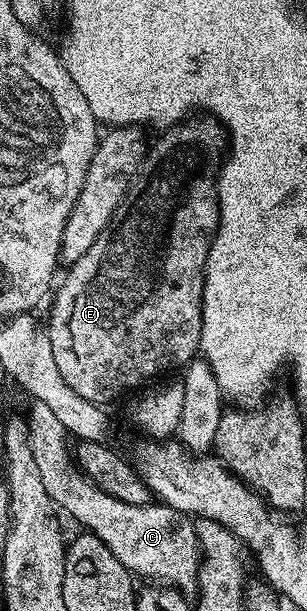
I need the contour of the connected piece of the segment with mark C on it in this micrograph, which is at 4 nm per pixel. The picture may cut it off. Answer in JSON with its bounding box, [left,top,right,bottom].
[29,403,200,594]

